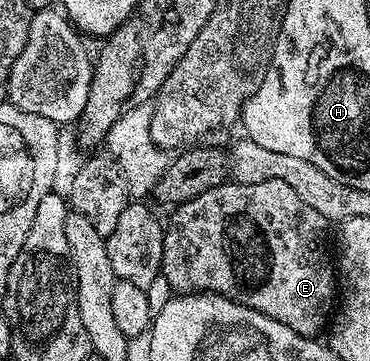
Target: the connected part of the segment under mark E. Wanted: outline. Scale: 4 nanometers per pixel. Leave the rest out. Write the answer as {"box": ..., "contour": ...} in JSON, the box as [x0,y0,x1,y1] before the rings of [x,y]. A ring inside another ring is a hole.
{"box":[160,181,338,337],"contour":[[[226,181],[214,189],[206,189],[198,197],[179,204],[175,208],[172,220],[167,220],[164,232],[164,248],[162,249],[162,265],[160,270],[162,278],[169,282],[173,292],[176,293],[211,293],[233,299],[235,303],[246,305],[274,321],[282,321],[286,329],[294,329],[294,333],[309,337],[319,336],[319,331],[329,326],[330,316],[334,311],[334,304],[338,299],[338,271],[334,266],[334,259],[328,256],[328,227],[329,220],[318,213],[318,209],[310,209],[306,201],[286,181],[258,181],[258,185],[246,185],[235,181]]]}

